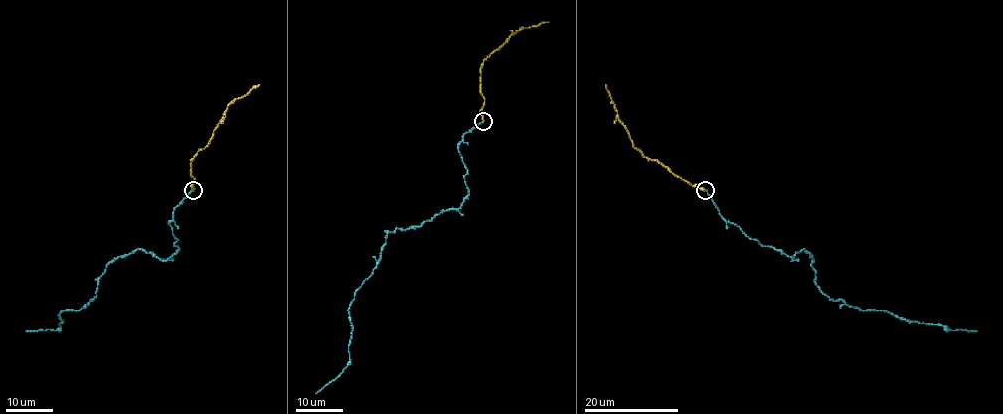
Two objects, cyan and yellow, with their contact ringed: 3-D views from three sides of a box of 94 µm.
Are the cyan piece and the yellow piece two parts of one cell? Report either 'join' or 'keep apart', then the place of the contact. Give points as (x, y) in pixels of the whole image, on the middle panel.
join | (483, 121)

